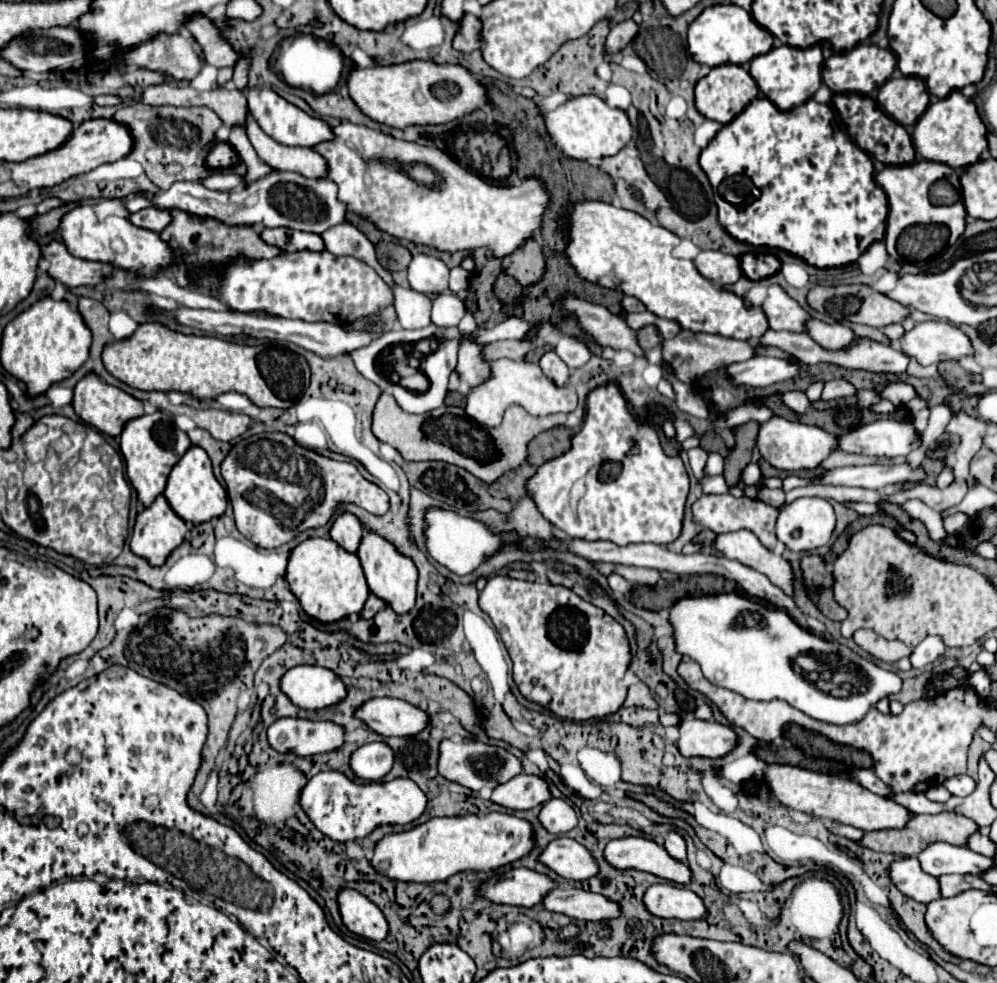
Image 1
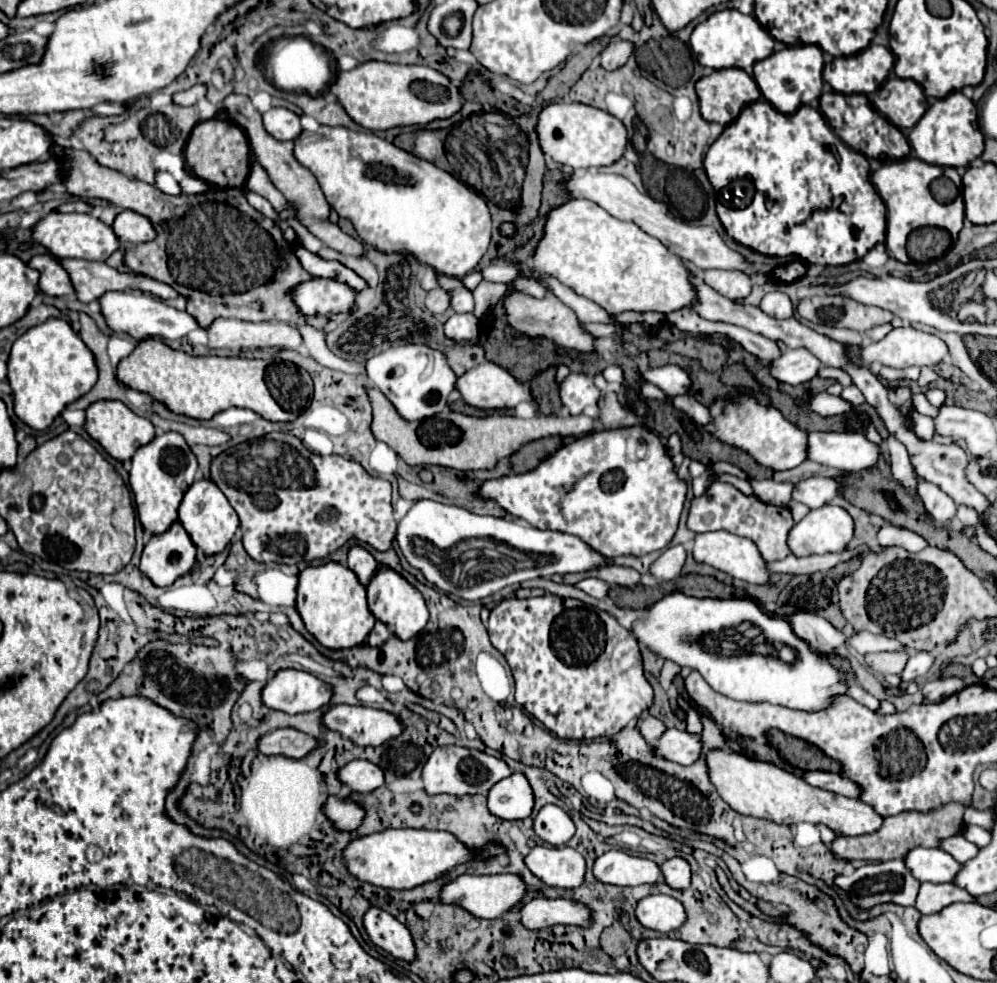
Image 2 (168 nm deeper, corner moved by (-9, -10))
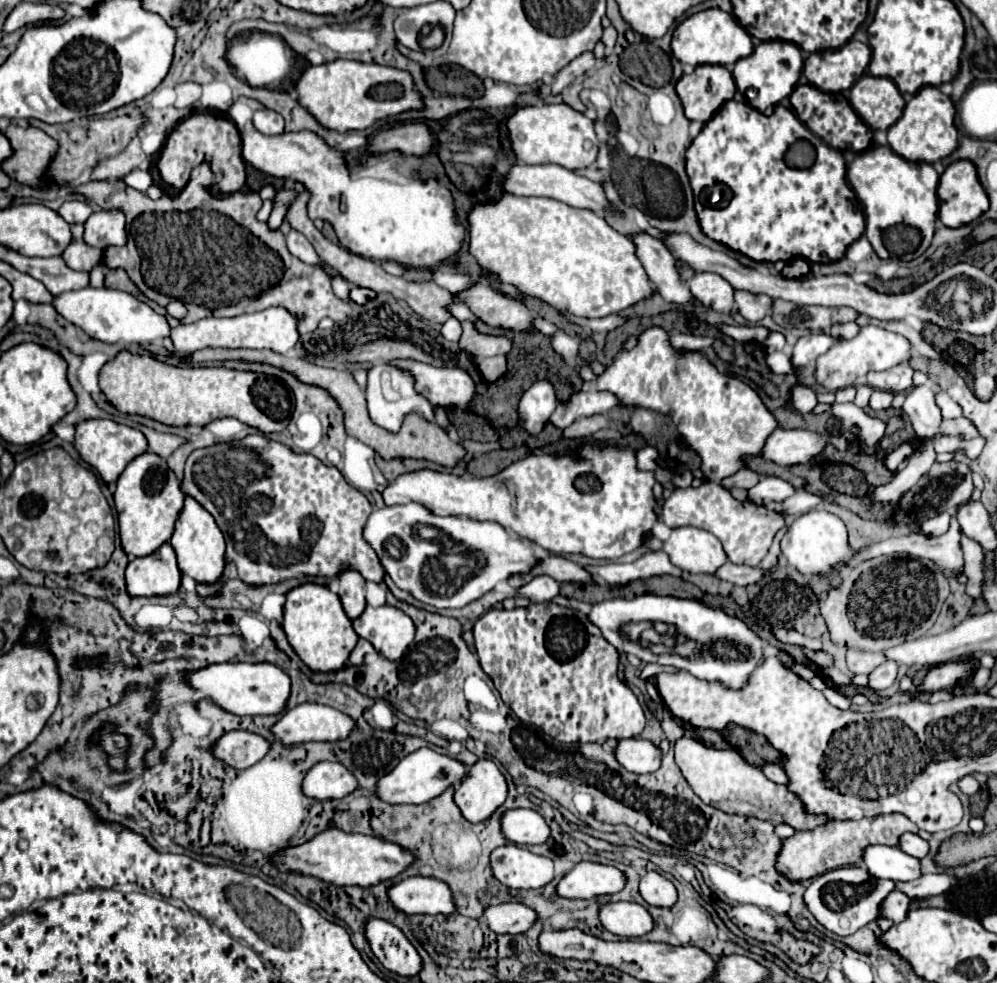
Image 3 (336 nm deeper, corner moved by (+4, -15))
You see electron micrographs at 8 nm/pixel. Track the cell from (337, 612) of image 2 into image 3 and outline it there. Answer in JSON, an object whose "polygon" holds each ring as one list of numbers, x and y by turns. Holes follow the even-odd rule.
{"polygon":[[304,583,286,593,282,629,294,651,312,671,342,669,348,663,356,641,360,639,352,629,352,621,344,613,340,597,326,585,318,583]]}

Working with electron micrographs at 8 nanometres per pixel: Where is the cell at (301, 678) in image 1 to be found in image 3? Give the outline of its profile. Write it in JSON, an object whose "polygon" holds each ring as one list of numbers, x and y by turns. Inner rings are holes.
{"polygon":[[222,663,210,665,188,677,188,683,202,695,208,695,214,703,234,715,276,715,286,709,292,681,272,663]]}

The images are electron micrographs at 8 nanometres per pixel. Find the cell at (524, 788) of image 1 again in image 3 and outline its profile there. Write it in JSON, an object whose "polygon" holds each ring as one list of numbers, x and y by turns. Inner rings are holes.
{"polygon":[[478,759,454,793,454,801,470,823,490,819,492,813,504,805,508,785,504,773,492,759]]}

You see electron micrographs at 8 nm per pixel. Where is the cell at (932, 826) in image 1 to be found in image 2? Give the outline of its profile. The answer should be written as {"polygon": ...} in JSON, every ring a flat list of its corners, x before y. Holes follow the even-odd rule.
{"polygon":[[943,806,941,810,933,814,921,814,921,812,899,812,895,816,885,816,883,824,877,832,861,834,861,836,837,836,831,842,831,854,837,860,873,860,873,862,885,862,903,858,905,850,911,850,913,846,923,848,937,848,937,842,943,838,949,838,953,834,963,832,963,806]]}

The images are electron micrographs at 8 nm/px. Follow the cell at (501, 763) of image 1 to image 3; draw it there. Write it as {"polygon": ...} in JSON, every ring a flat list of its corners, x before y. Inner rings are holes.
{"polygon":[[418,749,414,753,410,753,406,759,402,759,396,769,392,769,390,773,386,773,380,781,378,781,378,797,388,801,388,803,428,803,430,799,442,795,448,787,458,787,460,779,464,779,464,775,468,775,468,767,448,755,436,753,434,749]]}

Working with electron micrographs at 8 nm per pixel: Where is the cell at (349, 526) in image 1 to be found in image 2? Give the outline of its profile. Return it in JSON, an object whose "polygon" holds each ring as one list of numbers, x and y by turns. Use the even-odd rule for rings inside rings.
{"polygon":[[351,546,349,550,349,560,347,560,347,568,355,572,355,576,359,578,359,582,363,586,367,586,371,582,371,578,377,572,377,562,375,558,361,546]]}

